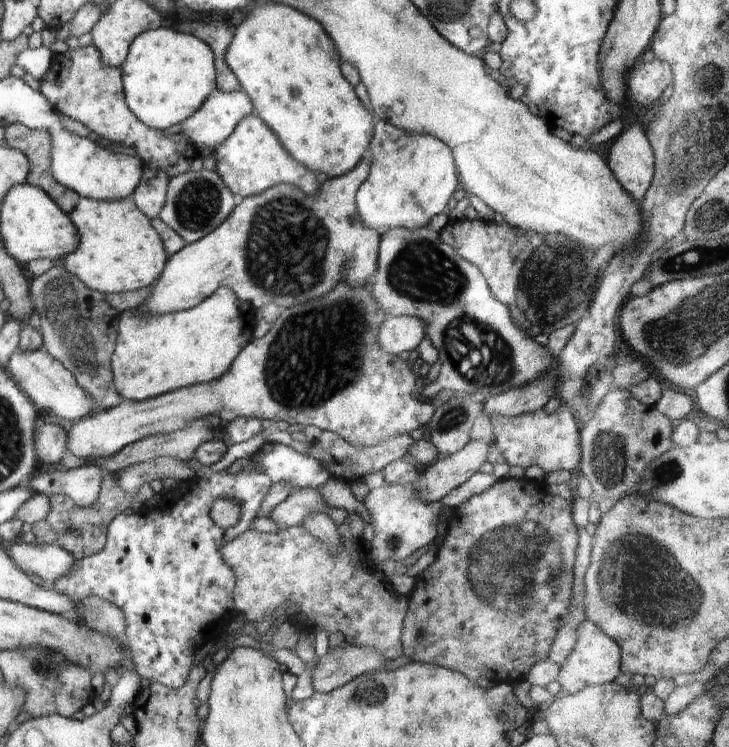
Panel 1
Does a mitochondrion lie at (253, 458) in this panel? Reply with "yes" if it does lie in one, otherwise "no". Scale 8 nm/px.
no

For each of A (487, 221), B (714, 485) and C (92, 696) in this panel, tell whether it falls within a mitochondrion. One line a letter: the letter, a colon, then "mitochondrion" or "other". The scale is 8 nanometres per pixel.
A: other
B: other
C: other

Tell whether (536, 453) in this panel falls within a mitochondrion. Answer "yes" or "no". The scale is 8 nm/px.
no

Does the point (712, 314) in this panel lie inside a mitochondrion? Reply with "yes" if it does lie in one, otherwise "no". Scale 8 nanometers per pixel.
yes

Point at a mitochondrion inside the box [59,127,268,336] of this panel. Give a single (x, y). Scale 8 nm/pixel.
(197, 205)

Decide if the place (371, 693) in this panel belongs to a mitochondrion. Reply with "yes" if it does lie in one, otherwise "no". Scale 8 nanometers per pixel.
yes

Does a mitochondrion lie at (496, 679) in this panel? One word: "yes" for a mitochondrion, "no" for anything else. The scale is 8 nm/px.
no

